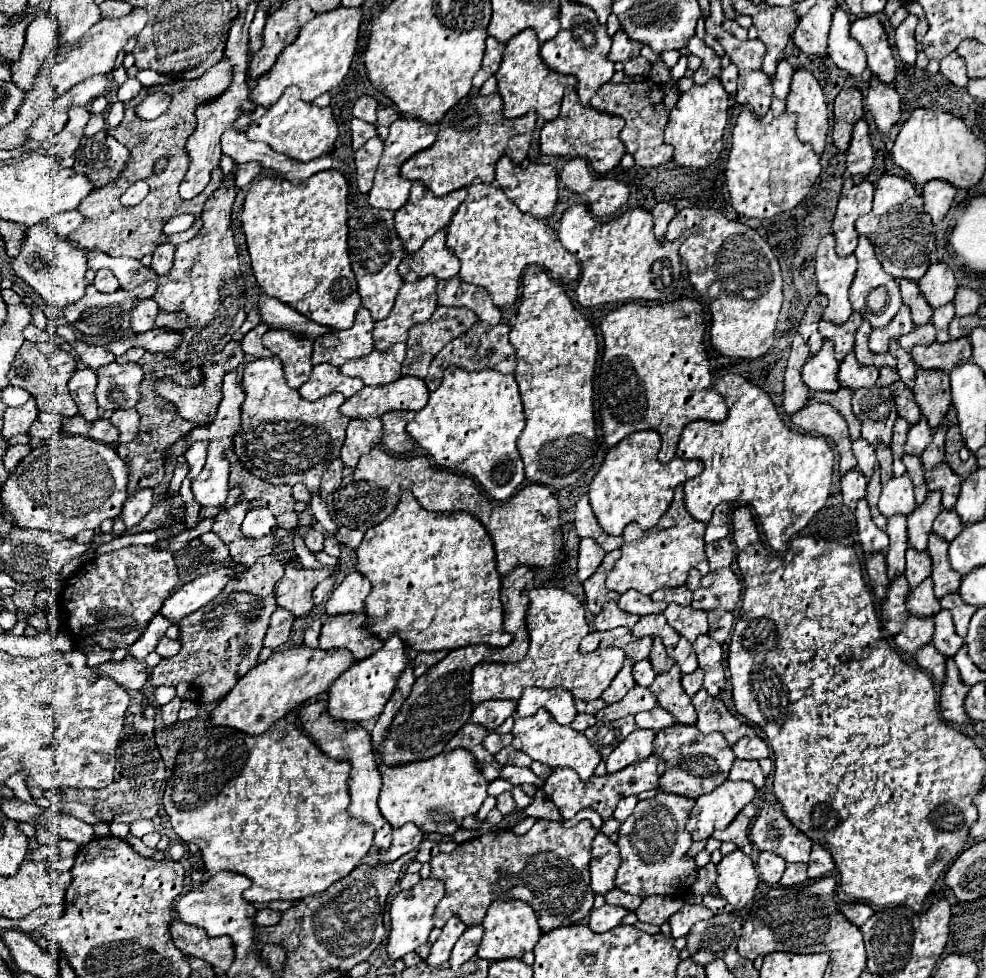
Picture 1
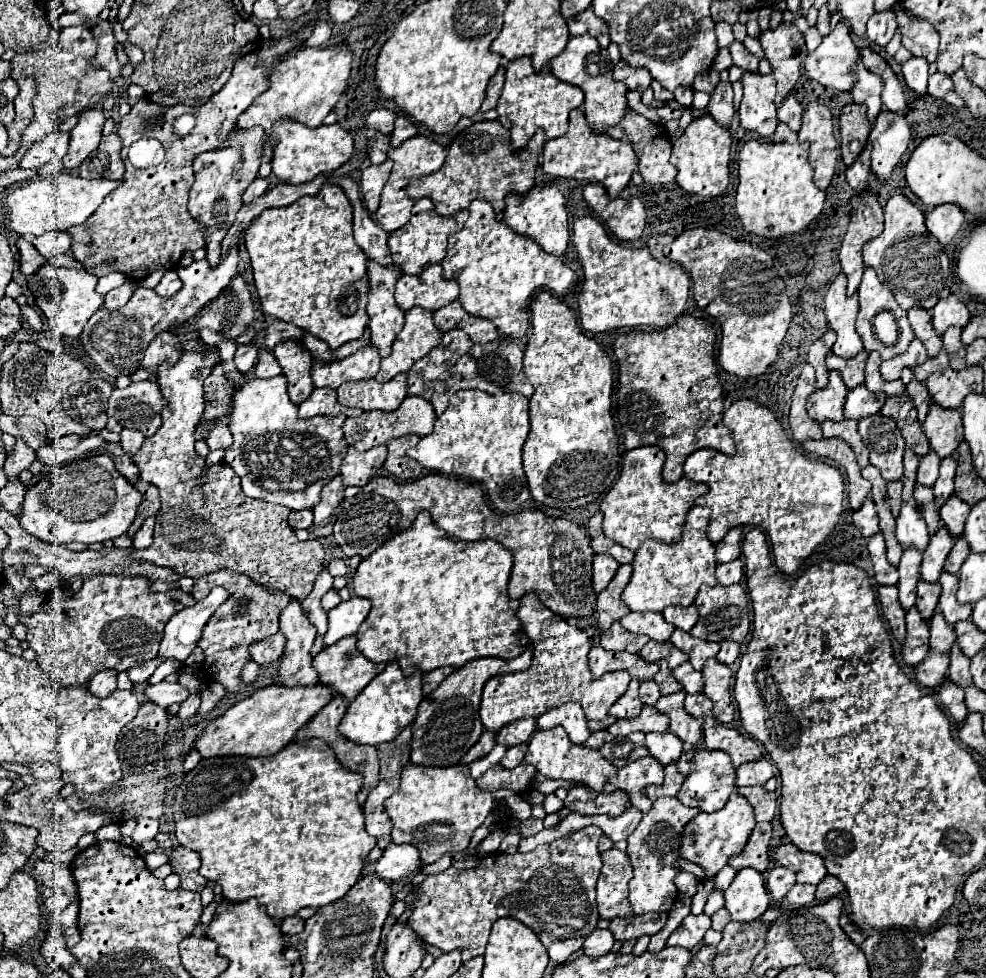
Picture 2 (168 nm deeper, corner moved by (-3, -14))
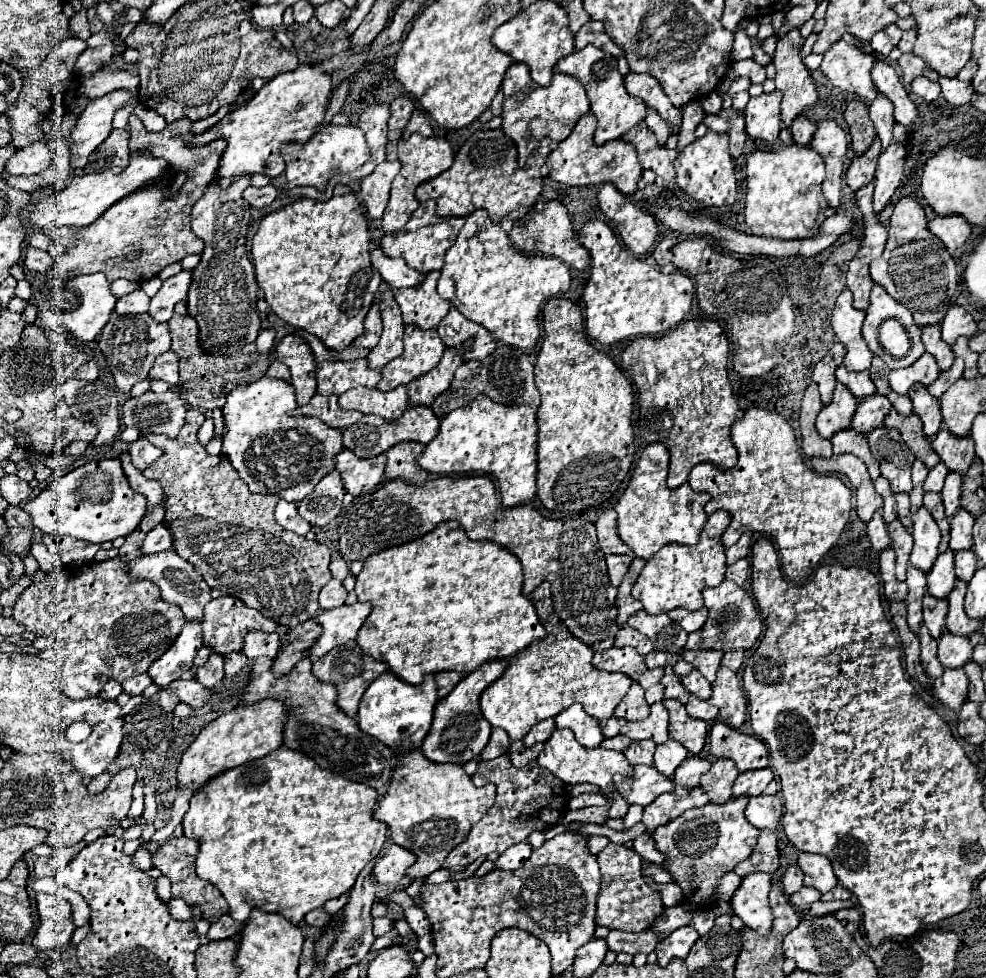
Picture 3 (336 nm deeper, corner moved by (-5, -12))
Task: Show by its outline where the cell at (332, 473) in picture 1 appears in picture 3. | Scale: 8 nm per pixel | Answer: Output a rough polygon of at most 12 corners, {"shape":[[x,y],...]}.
{"shape":[[338,472],[324,476],[300,516],[316,528],[330,524],[346,488]]}

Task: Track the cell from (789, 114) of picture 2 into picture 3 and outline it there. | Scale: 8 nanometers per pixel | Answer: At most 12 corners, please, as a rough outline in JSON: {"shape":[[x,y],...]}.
{"shape":[[804,114],[790,124],[796,144],[806,146],[814,134],[814,122]]}

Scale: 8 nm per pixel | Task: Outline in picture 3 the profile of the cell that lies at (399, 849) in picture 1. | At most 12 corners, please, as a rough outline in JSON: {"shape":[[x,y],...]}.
{"shape":[[392,844],[374,866],[380,884],[398,884],[414,862],[410,850]]}

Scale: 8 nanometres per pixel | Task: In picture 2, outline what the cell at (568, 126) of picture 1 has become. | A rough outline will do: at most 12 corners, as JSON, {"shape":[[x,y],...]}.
{"shape":[[580,108],[548,140],[542,170],[600,182],[612,198],[638,158],[630,142],[588,130]]}

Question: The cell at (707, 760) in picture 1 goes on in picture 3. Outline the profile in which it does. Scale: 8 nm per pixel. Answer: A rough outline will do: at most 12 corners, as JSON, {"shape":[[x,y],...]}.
{"shape":[[718,758],[700,778],[712,804],[732,798],[738,770],[732,760]]}

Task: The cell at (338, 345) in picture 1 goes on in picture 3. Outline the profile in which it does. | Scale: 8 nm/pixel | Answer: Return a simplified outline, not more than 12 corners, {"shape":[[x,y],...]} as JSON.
{"shape":[[366,358],[316,366],[320,394],[374,388],[380,370]]}

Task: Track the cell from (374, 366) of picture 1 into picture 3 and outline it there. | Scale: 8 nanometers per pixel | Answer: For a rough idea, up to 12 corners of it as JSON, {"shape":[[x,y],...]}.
{"shape":[[356,386],[338,396],[342,410],[396,420],[408,408],[406,386],[388,392]]}

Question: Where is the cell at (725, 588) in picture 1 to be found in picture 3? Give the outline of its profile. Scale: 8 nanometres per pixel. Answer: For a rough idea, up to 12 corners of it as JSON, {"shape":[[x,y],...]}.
{"shape":[[730,580],[706,588],[708,620],[690,650],[752,648],[762,632],[754,598]]}

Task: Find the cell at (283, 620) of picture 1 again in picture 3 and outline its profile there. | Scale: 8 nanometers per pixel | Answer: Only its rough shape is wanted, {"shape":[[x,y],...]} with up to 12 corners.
{"shape":[[252,632],[244,640],[250,660],[274,658],[280,650],[278,632]]}

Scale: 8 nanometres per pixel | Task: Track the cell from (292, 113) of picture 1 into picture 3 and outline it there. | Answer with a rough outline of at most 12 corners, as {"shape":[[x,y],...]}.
{"shape":[[324,124],[282,144],[286,180],[324,190],[370,156],[364,132]]}

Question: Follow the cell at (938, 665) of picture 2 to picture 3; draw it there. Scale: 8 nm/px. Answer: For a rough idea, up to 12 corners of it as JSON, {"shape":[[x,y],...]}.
{"shape":[[946,668],[932,680],[932,692],[942,704],[958,712],[966,700],[964,670]]}

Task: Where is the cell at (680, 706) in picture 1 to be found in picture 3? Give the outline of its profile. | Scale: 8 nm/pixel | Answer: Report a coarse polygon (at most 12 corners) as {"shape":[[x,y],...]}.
{"shape":[[664,698],[670,738],[690,754],[704,748],[708,724],[688,716],[684,704]]}

